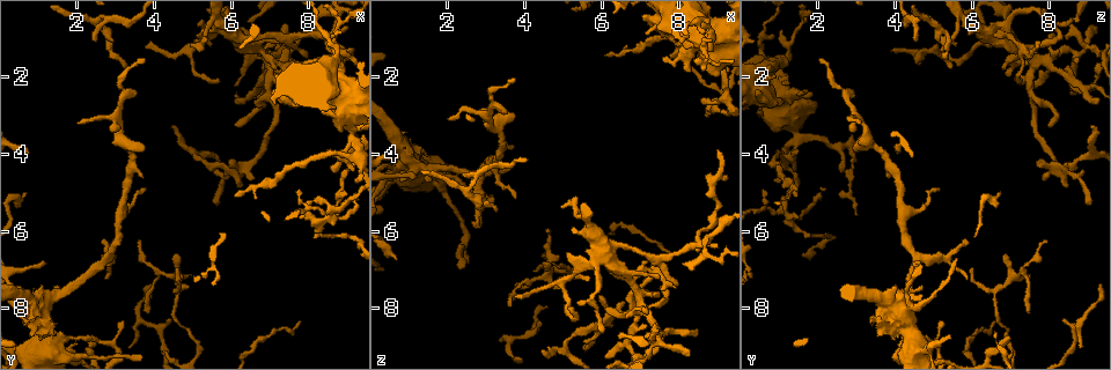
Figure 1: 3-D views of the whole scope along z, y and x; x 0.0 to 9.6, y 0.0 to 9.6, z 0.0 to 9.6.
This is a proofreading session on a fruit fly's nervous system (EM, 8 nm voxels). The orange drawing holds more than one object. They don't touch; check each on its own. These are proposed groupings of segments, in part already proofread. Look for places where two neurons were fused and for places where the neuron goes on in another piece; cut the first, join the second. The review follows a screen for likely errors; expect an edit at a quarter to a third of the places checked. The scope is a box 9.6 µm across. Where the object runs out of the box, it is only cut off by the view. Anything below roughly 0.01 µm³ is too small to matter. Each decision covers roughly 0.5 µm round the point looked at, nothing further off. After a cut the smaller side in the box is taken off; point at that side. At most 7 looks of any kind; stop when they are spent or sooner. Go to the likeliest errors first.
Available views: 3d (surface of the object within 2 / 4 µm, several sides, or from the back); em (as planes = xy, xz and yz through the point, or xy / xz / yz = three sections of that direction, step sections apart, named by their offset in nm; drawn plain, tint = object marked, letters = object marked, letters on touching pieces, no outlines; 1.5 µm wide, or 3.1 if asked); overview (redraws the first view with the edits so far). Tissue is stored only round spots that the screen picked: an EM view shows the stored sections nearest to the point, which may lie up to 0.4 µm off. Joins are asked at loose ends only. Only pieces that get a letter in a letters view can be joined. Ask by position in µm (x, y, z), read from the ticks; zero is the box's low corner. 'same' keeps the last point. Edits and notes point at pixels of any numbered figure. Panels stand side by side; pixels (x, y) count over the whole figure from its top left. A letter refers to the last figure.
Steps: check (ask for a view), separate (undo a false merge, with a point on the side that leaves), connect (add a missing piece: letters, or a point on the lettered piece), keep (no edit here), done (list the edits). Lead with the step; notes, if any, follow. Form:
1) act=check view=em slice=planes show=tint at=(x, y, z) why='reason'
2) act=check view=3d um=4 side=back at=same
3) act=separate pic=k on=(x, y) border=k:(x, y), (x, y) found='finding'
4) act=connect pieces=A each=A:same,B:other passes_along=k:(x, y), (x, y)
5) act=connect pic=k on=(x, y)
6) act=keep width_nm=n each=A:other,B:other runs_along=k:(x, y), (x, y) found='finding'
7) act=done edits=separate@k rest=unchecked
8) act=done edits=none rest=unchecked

act=check view=3d um=2 at=(3.80, 1.20, 7.75) why='thin end'

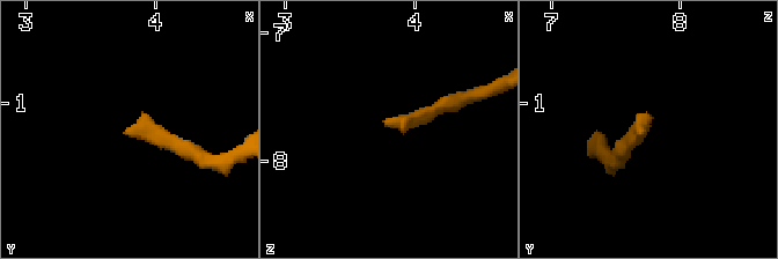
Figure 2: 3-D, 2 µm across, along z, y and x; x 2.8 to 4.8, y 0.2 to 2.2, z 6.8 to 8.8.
act=check view=em slice=planes show=letters at=(3.78, 1.22, 7.70) why='now the EM'

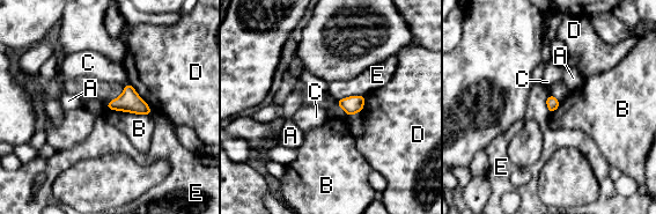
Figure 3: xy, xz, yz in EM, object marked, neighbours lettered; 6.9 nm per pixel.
act=keep longest_contact=B:320nm each=A:other,B:other,C:other,D:other,E:other border=3:(105, 106), (149, 117) found='no lettered piece goes on from it'

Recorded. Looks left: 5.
act=check view=3d um=2 side=back at=(7.70, 2.20, 8.50) why='a fork'

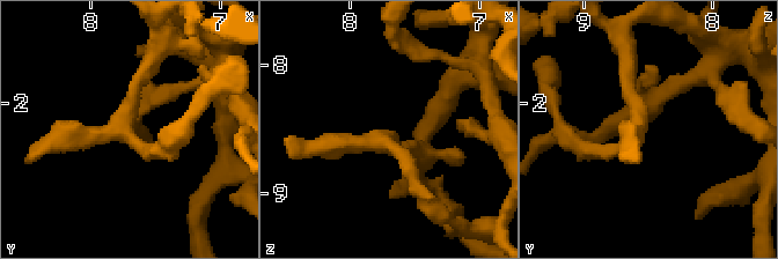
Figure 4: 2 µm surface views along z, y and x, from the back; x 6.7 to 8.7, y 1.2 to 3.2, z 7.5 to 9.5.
act=check view=em slice=planes show=tint at=(7.74, 2.18, 8.58)

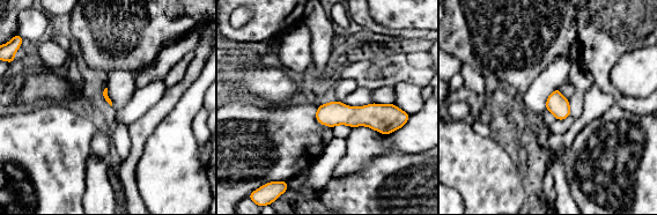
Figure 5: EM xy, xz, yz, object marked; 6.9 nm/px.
act=check view=em slice=planes show=letters at=same

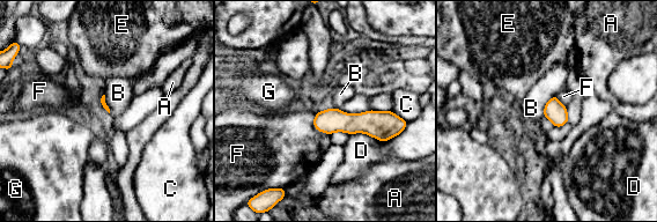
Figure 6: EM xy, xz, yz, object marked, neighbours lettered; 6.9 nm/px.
act=keep width_nm=40 each=A:other,B:other,C:other,D:other,E:other,F:other,G:other runs_along=6:(393, 123), (316, 124) found='all the same neuron'

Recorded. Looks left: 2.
act=check view=3d um=2 at=(3.55, 6.30, 7.90) why='an open end'

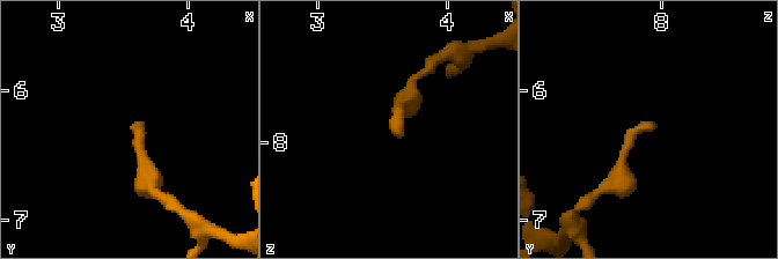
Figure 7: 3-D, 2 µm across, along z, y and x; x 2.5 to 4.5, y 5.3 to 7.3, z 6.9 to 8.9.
act=check view=em slice=planes show=letters at=(3.58, 6.26, 7.96)

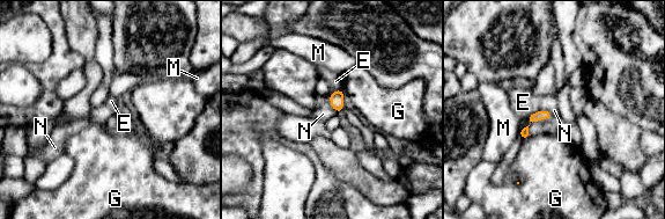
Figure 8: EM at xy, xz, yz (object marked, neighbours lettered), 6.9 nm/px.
act=keep longest_contact=E:160nm each=E:other,G:other,M:other,N:other border=8:(548, 110), (552, 116) found='no lettered piece goes on from it'

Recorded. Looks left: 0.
act=done edits=none rest=unchecked

